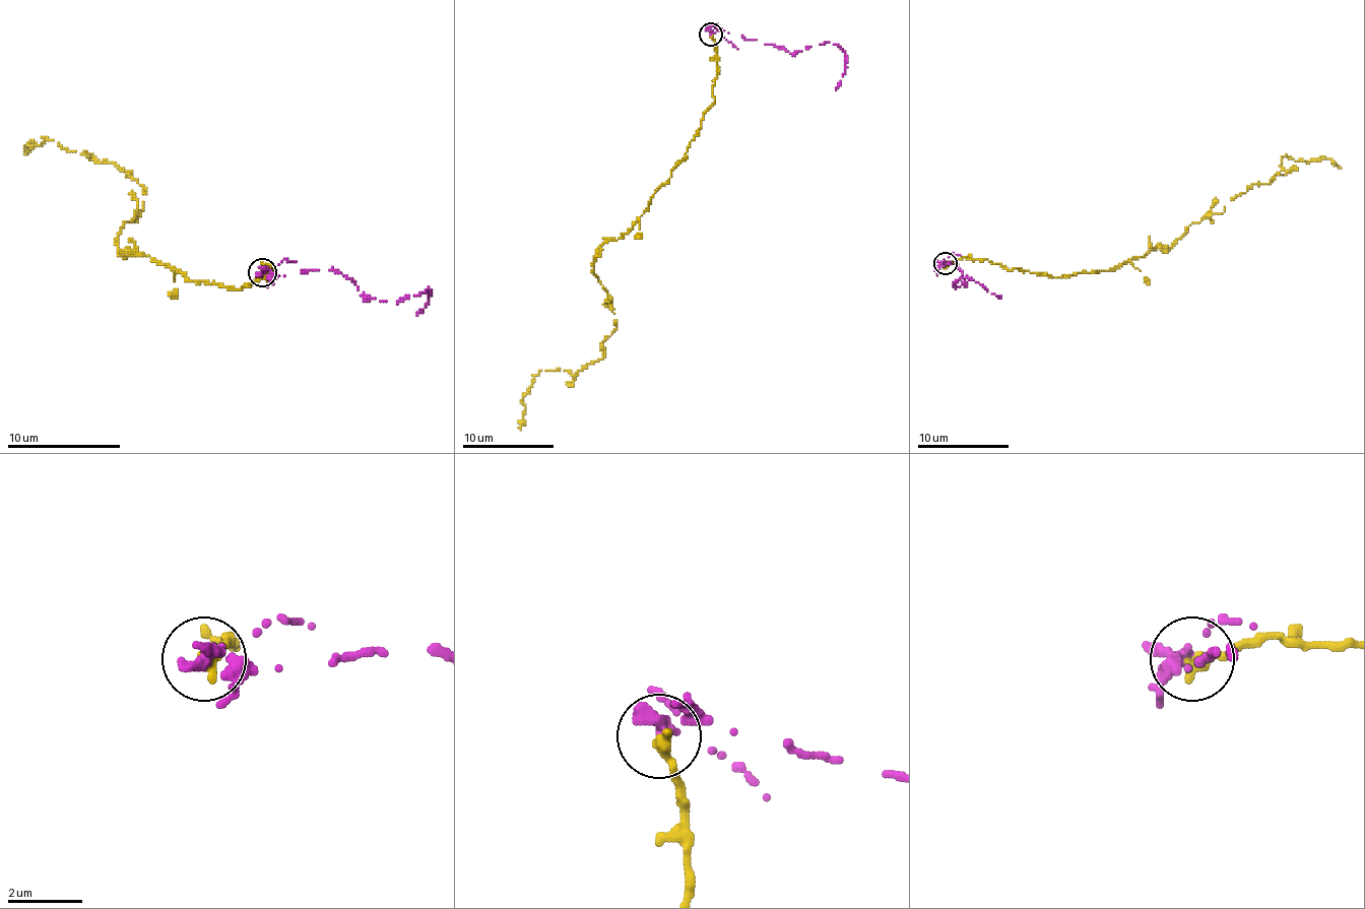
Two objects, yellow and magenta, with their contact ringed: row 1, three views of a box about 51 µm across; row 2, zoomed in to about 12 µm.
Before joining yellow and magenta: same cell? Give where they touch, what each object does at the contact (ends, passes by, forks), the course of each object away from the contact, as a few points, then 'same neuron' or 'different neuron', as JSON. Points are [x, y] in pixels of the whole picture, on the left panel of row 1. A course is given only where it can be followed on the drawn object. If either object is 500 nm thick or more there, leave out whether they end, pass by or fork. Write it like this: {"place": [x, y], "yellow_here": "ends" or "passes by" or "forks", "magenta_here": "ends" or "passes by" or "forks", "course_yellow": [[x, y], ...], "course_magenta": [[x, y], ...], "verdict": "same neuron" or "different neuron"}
{"place": [262, 272], "yellow_here": "ends", "magenta_here": "passes by", "course_yellow": [[262, 272], [270, 264], [267, 281], [231, 289], [118, 250], [146, 188], [53, 140], [30, 143], [27, 154]], "course_magenta": [[262, 270], [278, 275], [338, 270], [361, 296], [397, 301], [428, 289], [428, 304], [416, 315]], "verdict": "different neuron"}

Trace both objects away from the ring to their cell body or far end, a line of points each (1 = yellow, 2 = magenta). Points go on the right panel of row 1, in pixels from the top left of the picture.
1: (946, 264), (967, 257), (1069, 277), (1106, 270), (1172, 246), (1254, 184), (1286, 173), (1282, 156), (1341, 168)
2: (946, 261), (941, 266), (955, 261), (964, 282), (955, 286), (955, 282), (971, 277), (1000, 298)

